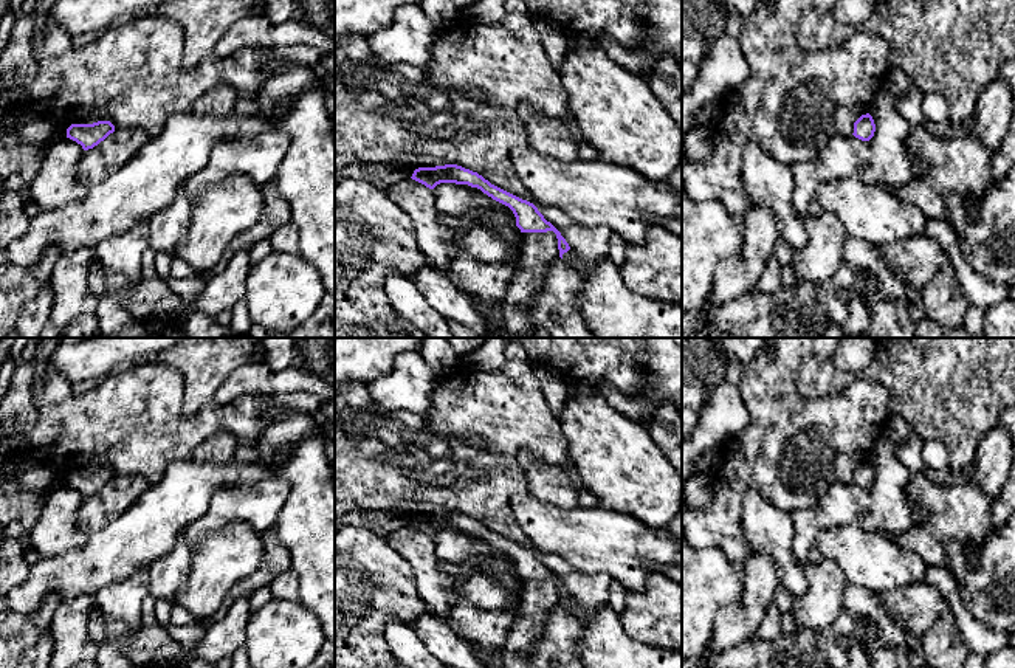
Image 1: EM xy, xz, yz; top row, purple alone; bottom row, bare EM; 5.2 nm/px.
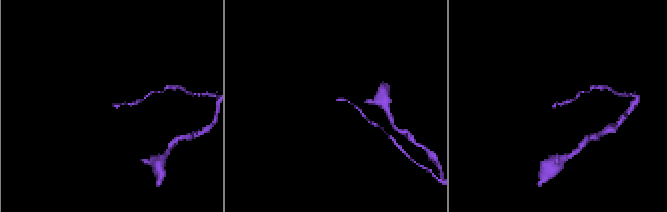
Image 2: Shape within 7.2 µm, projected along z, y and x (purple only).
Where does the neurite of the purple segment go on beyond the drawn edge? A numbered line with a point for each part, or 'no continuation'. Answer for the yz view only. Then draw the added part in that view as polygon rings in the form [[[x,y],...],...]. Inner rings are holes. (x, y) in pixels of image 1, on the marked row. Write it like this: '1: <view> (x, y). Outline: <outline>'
no continuation

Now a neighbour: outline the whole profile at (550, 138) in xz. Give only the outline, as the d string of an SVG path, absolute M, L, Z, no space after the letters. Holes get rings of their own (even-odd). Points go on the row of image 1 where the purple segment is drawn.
M527 104L519 105L519 116L528 132L528 146L539 155L561 163L578 160L576 132L572 124L539 116Z

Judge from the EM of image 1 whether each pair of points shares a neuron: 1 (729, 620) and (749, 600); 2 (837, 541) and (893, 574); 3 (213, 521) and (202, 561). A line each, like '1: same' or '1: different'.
1: same
2: same
3: different

